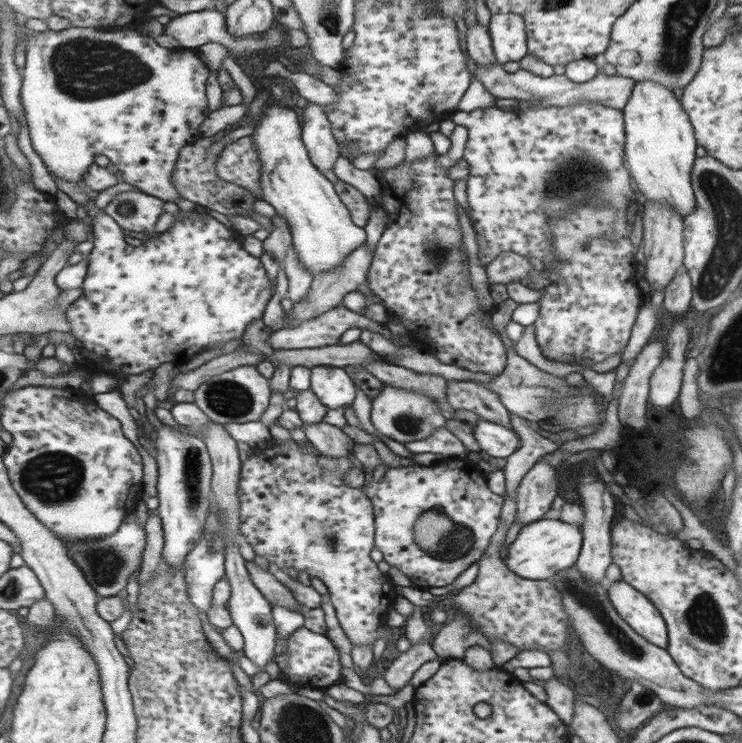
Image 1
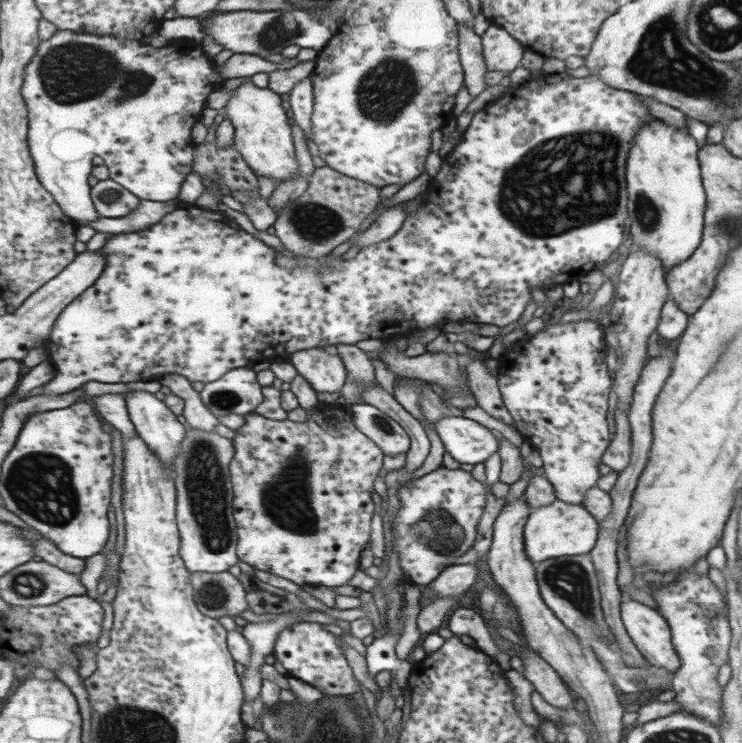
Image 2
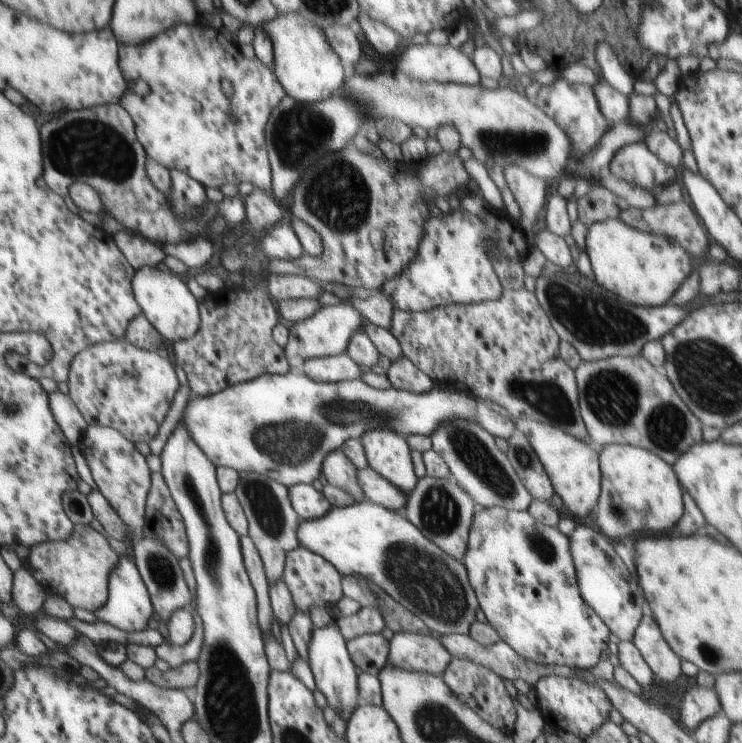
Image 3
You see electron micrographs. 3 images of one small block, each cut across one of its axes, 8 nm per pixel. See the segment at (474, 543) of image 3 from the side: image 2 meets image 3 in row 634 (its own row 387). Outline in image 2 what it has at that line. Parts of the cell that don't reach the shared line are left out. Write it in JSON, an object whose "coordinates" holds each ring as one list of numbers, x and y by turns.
{"coordinates":[[555,320,536,334,527,335,526,338,515,342,498,359,501,364,499,369,500,390,504,404,513,416,515,422,513,428,516,428,520,436,524,437,526,442,540,453,545,470,543,476,546,476,548,482,555,488,557,499,572,504,582,505,587,496,587,491,599,484,600,472,598,472,598,466,600,466,600,458,610,444,606,412,608,412,608,394,610,394,612,378,610,378,610,372,608,372,608,366,606,366,606,344,604,344,604,341,604,338,602,338,602,344,600,344,600,328,598,328,598,324,594,324,594,320,579,320,565,324,560,324,558,320]]}

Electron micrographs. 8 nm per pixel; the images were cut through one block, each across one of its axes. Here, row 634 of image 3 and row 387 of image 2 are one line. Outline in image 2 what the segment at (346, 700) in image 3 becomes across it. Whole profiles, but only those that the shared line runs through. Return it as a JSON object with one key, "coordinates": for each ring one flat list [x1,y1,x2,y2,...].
{"coordinates":[[323,348,301,350,290,360,317,391,341,392,347,380,348,374,343,360,338,354,332,354]]}

